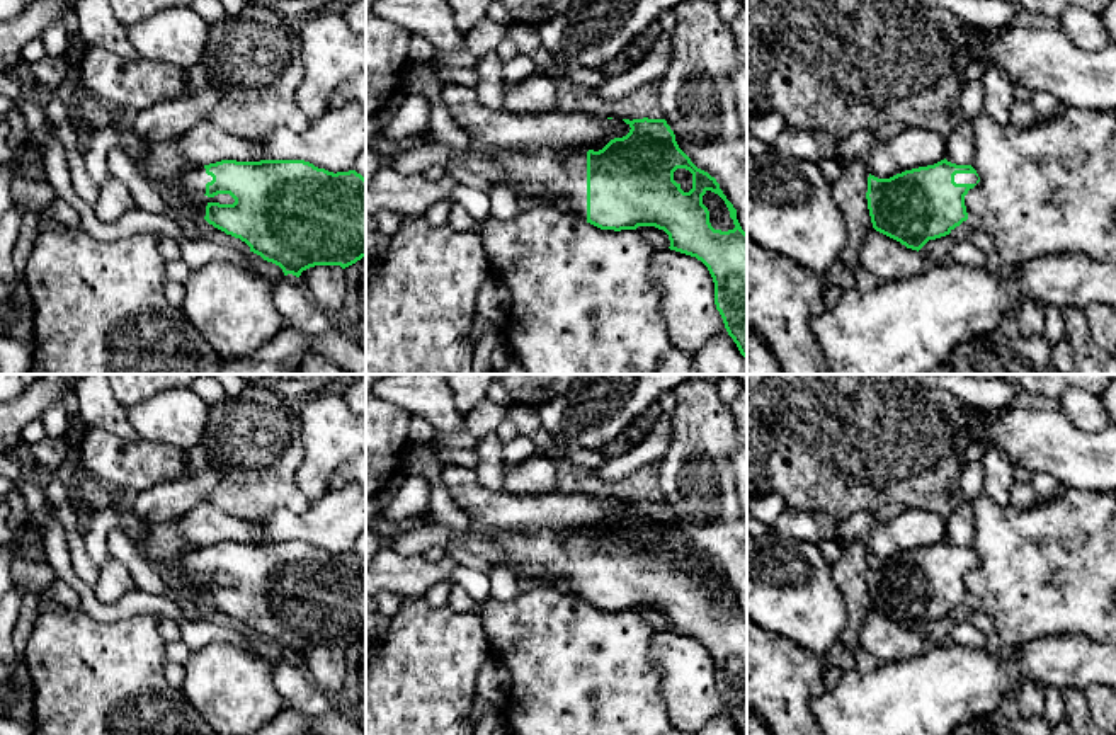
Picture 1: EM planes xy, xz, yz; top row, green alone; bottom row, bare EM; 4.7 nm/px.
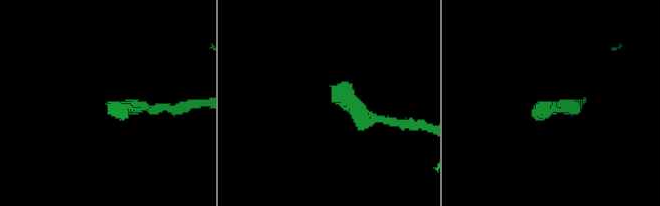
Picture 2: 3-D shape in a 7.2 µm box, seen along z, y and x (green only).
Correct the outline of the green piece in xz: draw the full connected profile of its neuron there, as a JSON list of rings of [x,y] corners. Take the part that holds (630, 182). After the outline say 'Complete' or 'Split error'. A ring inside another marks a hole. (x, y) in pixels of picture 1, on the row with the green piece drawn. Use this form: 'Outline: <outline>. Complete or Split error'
Outline: [[[623,119],[631,129],[623,138],[611,140],[602,150],[575,150],[556,153],[551,148],[543,148],[531,155],[517,151],[490,151],[492,158],[505,174],[504,185],[510,187],[521,197],[555,196],[553,202],[561,211],[580,218],[601,230],[636,230],[638,226],[655,226],[663,230],[670,240],[670,250],[696,257],[701,260],[715,282],[715,305],[720,311],[728,335],[737,344],[740,354],[747,361],[747,233],[737,219],[737,209],[726,199],[720,184],[708,172],[698,168],[691,158],[679,148],[675,134],[665,119]],[[686,168],[692,174],[692,189],[684,192],[680,184],[674,180],[674,172]],[[711,191],[718,194],[733,219],[735,228],[728,231],[715,230],[709,223],[709,211],[703,204],[703,196]]]. Split error

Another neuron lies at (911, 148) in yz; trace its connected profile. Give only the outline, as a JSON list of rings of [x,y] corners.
[[[905,128],[885,143],[876,143],[866,160],[868,172],[890,179],[905,170],[934,165],[946,158],[946,138],[922,128]]]

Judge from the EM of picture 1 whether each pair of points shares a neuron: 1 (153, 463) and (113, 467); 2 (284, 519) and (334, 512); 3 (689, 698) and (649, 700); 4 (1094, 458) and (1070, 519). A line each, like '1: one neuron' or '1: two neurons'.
1: one neuron
2: one neuron
3: two neurons
4: two neurons

